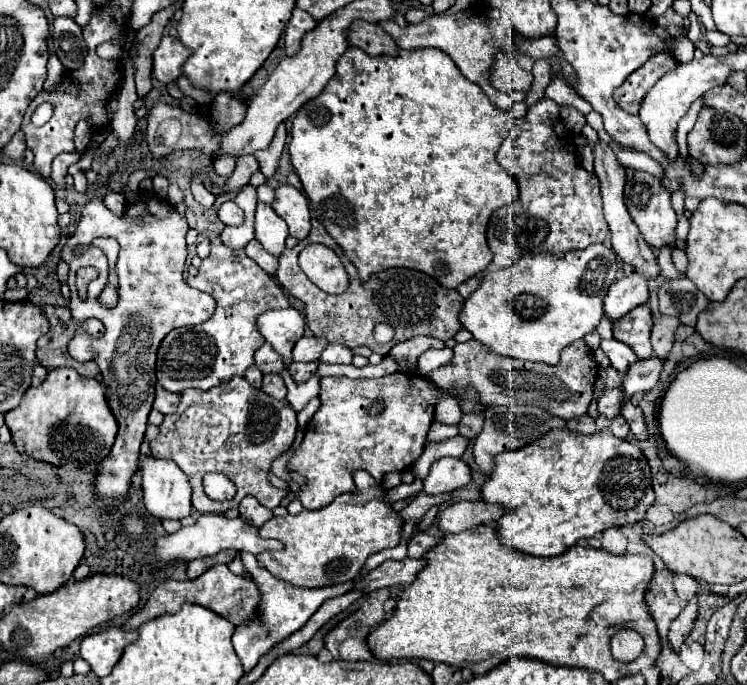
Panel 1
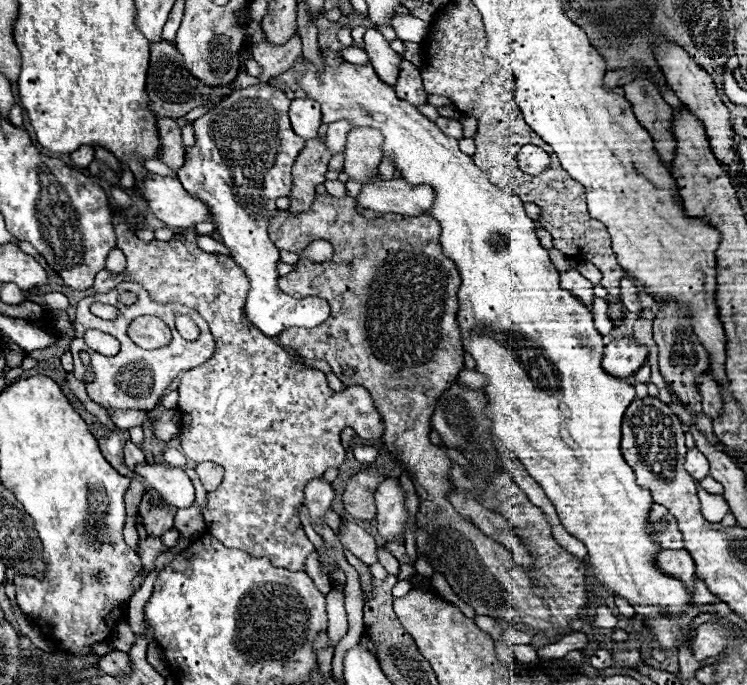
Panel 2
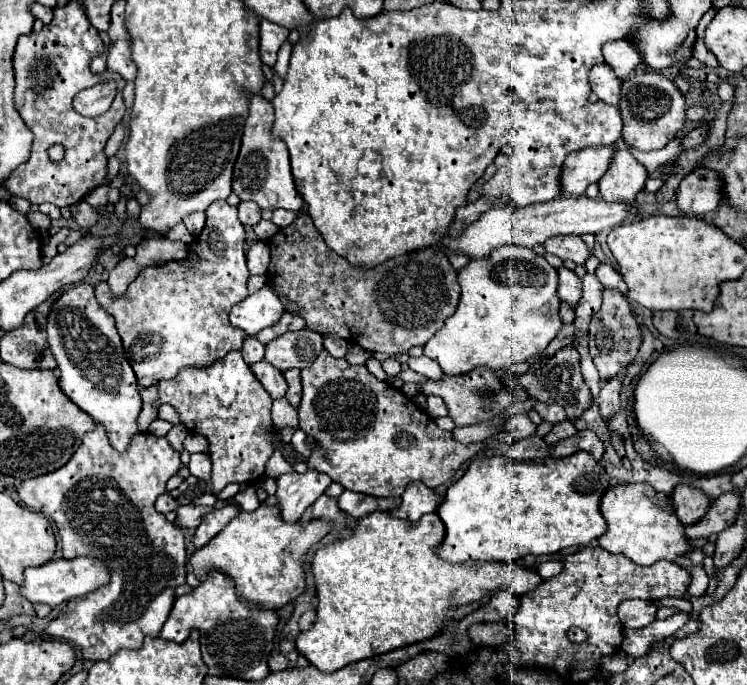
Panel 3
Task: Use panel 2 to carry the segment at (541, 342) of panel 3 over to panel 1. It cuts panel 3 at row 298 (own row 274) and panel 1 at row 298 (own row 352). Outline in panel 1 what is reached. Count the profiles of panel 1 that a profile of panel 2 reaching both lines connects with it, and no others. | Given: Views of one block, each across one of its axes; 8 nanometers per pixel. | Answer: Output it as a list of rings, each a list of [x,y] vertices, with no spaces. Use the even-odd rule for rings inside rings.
[[[596,244],[596,246],[588,246],[584,250],[572,250],[568,252],[564,258],[556,258],[554,254],[536,254],[536,256],[528,256],[528,258],[522,258],[518,260],[514,266],[506,268],[506,270],[488,270],[484,274],[484,278],[480,280],[480,286],[478,290],[472,292],[472,296],[464,302],[464,308],[460,312],[460,322],[466,330],[472,332],[472,336],[482,342],[484,346],[492,348],[496,354],[502,354],[502,356],[512,356],[512,358],[520,358],[520,360],[538,360],[538,362],[546,362],[546,364],[556,364],[560,360],[560,352],[562,348],[566,348],[568,344],[572,344],[574,340],[578,338],[584,338],[588,332],[592,332],[598,322],[602,320],[602,300],[604,300],[604,294],[608,292],[608,288],[612,286],[612,282],[616,280],[616,274],[618,274],[618,258],[616,258],[616,252],[612,248],[608,248],[606,244]]]

